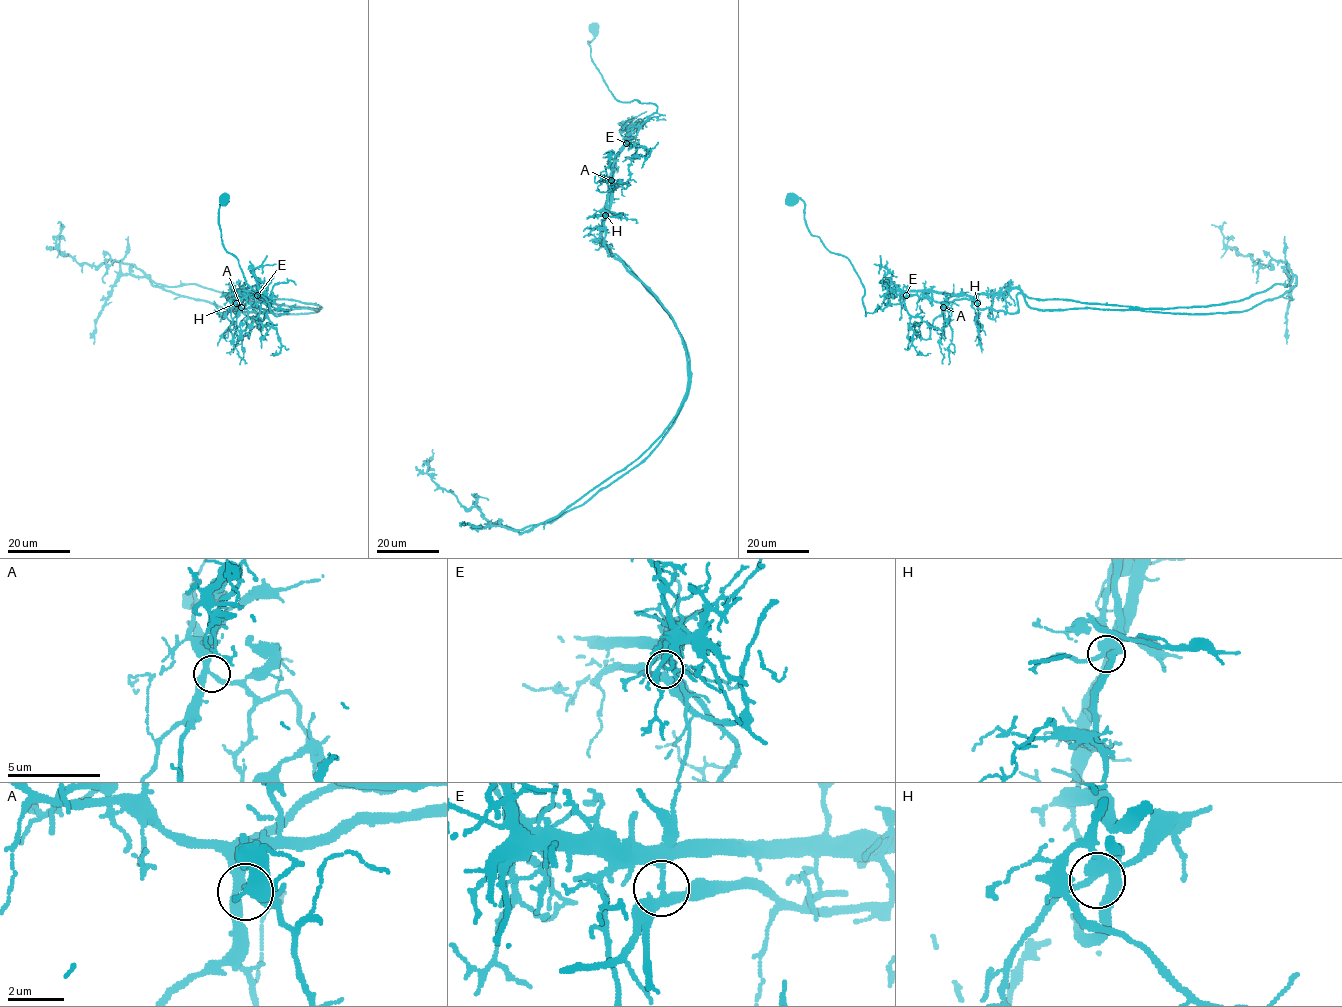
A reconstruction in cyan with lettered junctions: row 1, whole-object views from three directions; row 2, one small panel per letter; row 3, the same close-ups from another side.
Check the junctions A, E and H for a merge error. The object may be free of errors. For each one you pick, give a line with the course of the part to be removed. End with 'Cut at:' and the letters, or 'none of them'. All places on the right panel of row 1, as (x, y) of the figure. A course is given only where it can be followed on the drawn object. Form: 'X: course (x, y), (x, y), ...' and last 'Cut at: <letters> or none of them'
E: course (906, 295), (1018, 289), (1033, 308), (1242, 312), (1294, 286), (1294, 275), (1288, 275), (1287, 344)
Cut at: E

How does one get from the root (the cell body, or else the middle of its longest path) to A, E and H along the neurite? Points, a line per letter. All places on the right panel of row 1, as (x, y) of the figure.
A: (791, 198), (803, 202), (808, 231), (849, 261), (864, 288), (866, 316), (914, 295), (943, 307)
E: (791, 198), (803, 202), (808, 231), (830, 251), (849, 261), (864, 288), (866, 316), (900, 303), (906, 295)
H: (791, 198), (803, 202), (808, 231), (849, 261), (864, 288), (866, 316), (914, 295), (977, 303)

